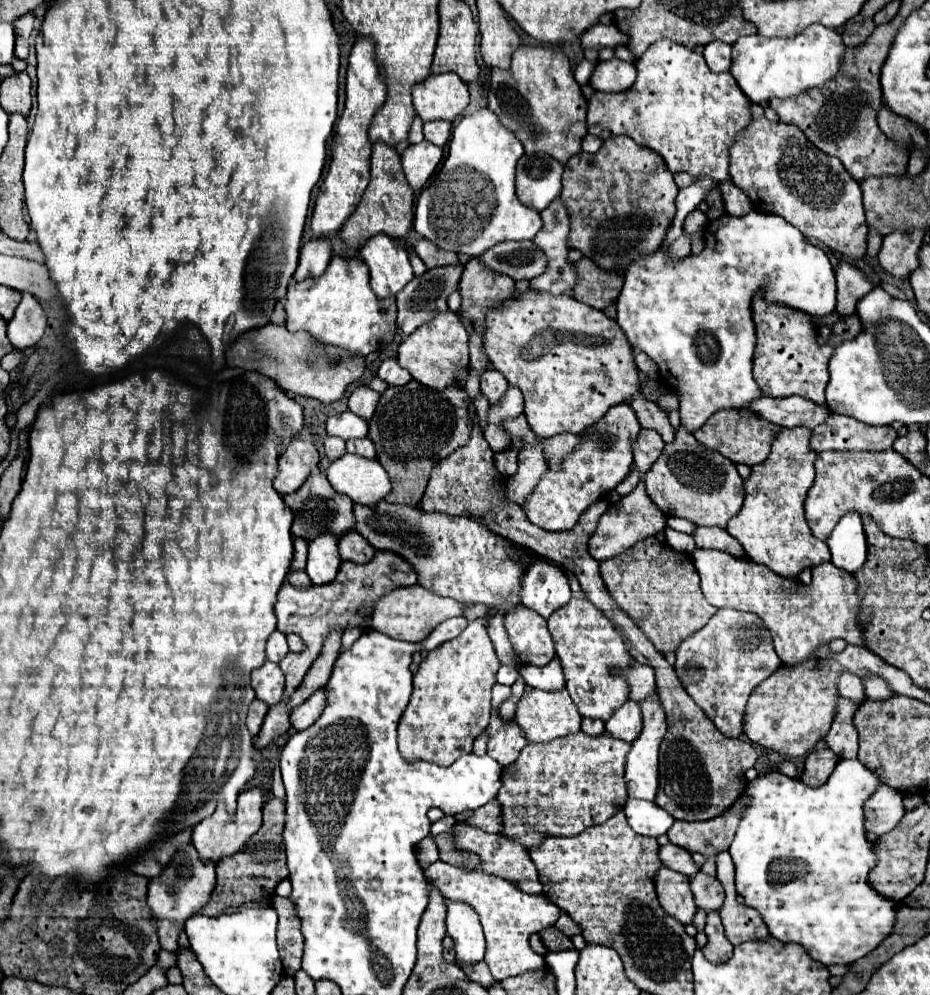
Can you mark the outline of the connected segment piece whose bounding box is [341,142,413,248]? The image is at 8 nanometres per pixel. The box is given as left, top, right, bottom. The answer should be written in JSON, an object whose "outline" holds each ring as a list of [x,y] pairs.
{"outline":[[[385,142],[373,144],[373,156],[371,156],[371,182],[361,196],[361,202],[357,204],[351,218],[347,218],[345,226],[341,228],[341,238],[347,246],[359,248],[365,240],[371,236],[383,232],[391,238],[405,236],[413,226],[413,190],[405,180],[405,174],[401,170],[401,160],[395,148],[387,146]]]}

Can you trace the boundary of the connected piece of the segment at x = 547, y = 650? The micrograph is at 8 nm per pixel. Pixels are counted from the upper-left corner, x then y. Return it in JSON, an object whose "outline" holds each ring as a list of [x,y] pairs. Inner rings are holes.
{"outline":[[[519,604],[505,614],[505,630],[521,666],[545,666],[557,658],[547,620]]]}

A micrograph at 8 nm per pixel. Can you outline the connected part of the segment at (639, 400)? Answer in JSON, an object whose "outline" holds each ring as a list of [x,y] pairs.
{"outline":[[[637,392],[633,396],[633,402],[631,402],[631,408],[635,410],[639,422],[643,428],[653,428],[661,434],[663,442],[669,444],[675,440],[675,428],[669,424],[669,418],[667,414],[655,404],[655,402],[649,402],[641,392]]]}

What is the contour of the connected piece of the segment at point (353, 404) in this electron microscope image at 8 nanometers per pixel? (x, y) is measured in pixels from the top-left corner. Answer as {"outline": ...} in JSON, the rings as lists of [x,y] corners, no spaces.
{"outline":[[[357,386],[349,396],[349,410],[365,420],[371,420],[379,402],[379,394],[367,386]]]}

